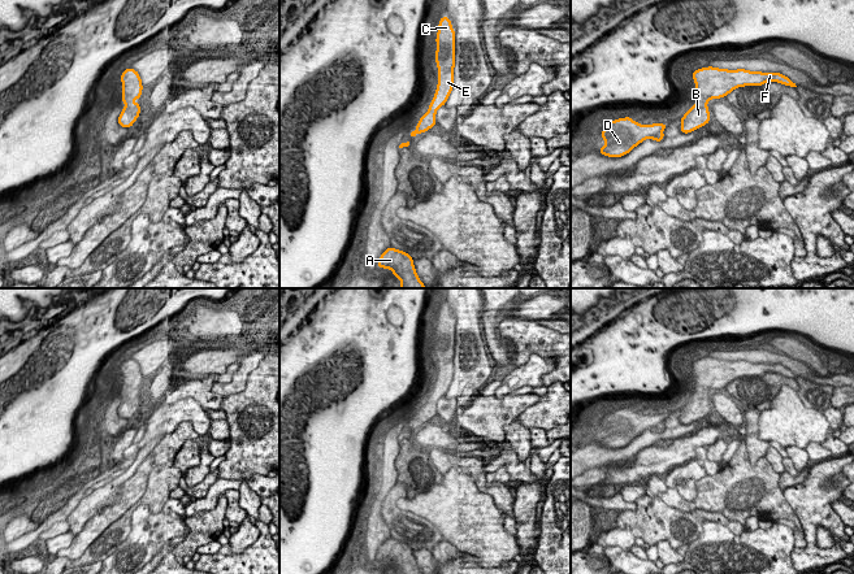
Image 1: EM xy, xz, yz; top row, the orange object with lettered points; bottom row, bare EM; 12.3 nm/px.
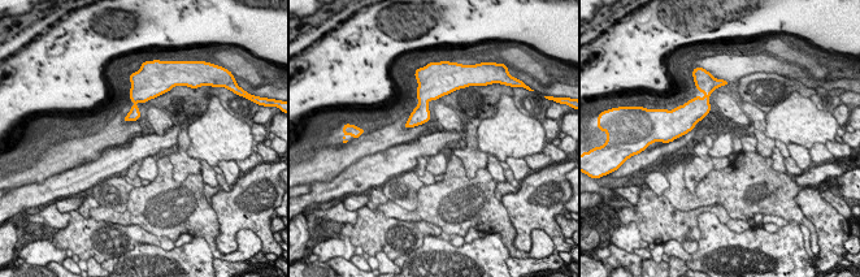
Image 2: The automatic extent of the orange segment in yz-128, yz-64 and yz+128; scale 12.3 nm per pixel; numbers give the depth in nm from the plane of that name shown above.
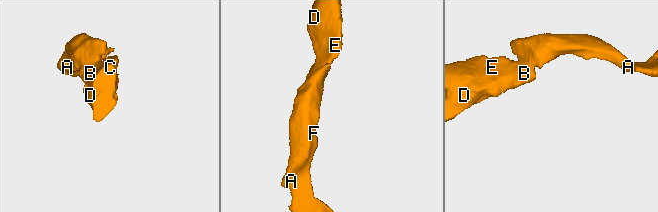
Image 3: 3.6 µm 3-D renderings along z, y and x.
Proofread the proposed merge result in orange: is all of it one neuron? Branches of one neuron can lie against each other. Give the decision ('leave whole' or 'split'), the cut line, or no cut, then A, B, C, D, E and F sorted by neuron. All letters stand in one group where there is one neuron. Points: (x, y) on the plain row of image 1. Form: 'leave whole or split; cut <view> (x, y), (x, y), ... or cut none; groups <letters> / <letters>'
leave whole; cut none; groups A B C D E F

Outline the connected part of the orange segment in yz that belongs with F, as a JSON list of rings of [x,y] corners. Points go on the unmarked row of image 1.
[[[706,357],[693,362],[692,369],[695,374],[697,393],[681,408],[680,421],[684,425],[693,423],[710,413],[711,408],[707,397],[710,391],[721,390],[738,378],[763,377],[767,373],[797,378],[781,364],[762,364],[745,360],[728,361]]]

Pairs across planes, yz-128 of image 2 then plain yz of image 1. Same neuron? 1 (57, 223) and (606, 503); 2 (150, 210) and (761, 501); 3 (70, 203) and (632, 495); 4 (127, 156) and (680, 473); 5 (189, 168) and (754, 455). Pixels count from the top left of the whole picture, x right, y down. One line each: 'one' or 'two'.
1: one
2: one
3: one
4: two
5: one

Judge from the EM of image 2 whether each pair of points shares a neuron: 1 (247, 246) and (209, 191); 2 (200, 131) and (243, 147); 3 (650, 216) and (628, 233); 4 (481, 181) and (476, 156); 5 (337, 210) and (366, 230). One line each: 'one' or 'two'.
1: two
2: one
3: two
4: two
5: two

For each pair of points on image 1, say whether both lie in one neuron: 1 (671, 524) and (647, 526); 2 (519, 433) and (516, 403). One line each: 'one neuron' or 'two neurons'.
1: one neuron
2: two neurons

